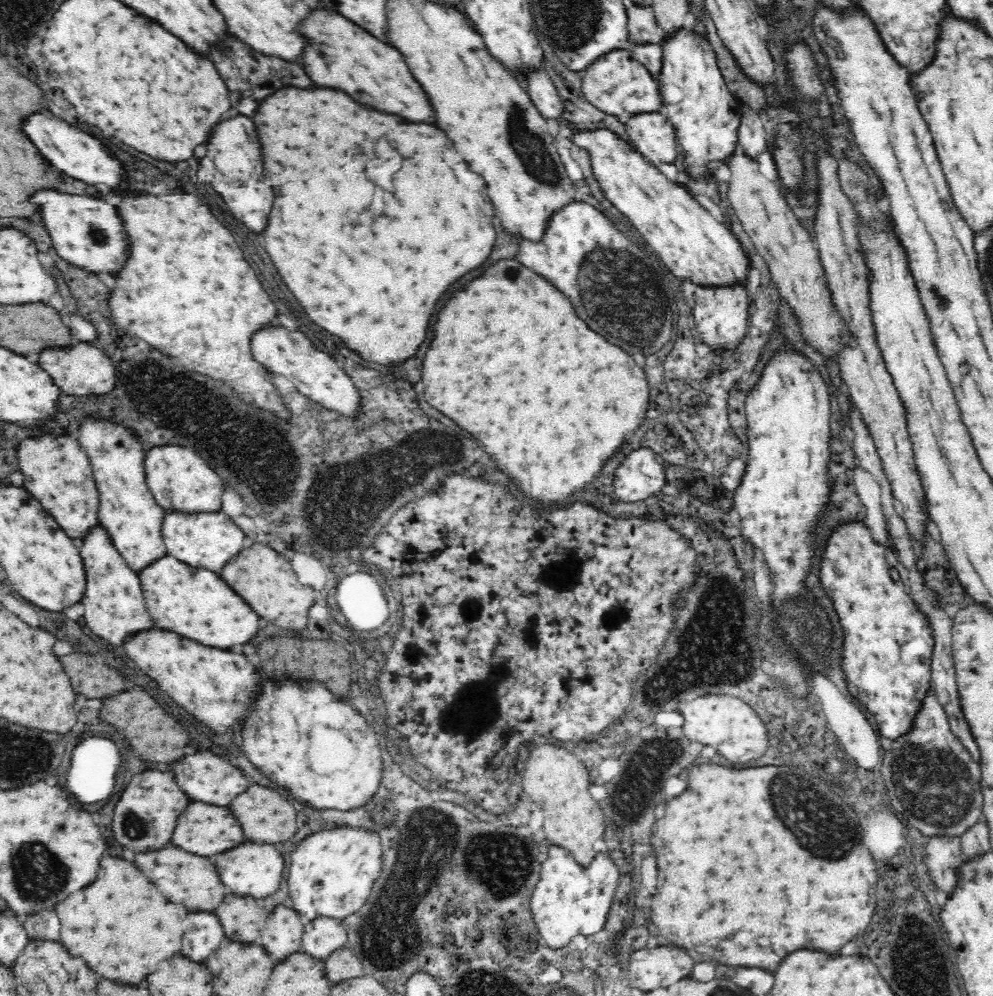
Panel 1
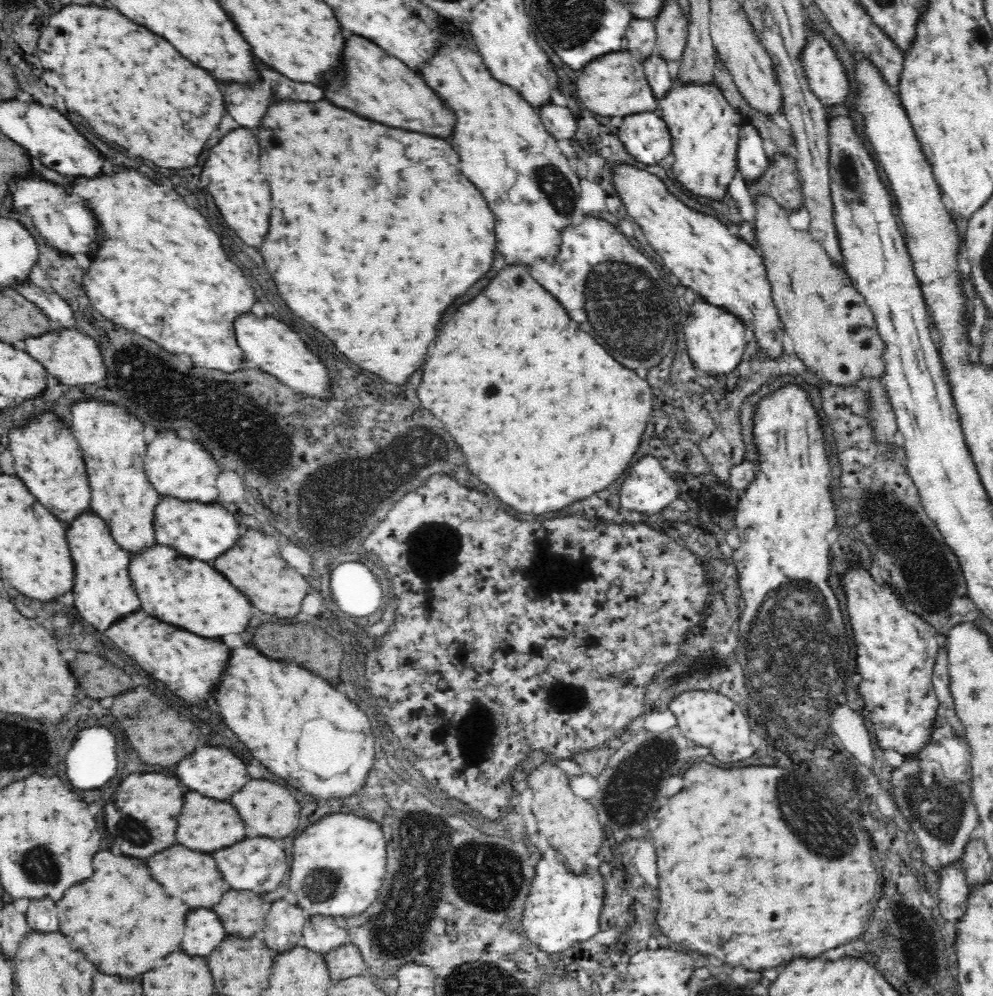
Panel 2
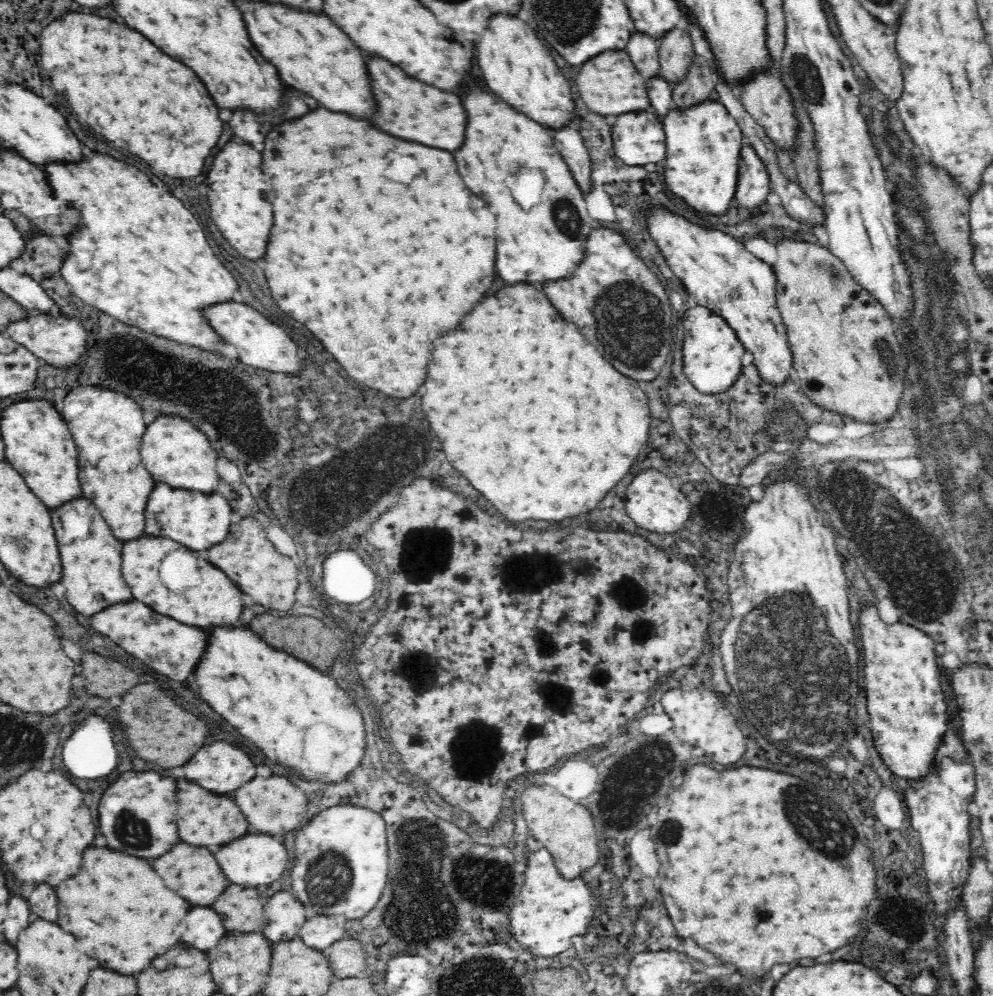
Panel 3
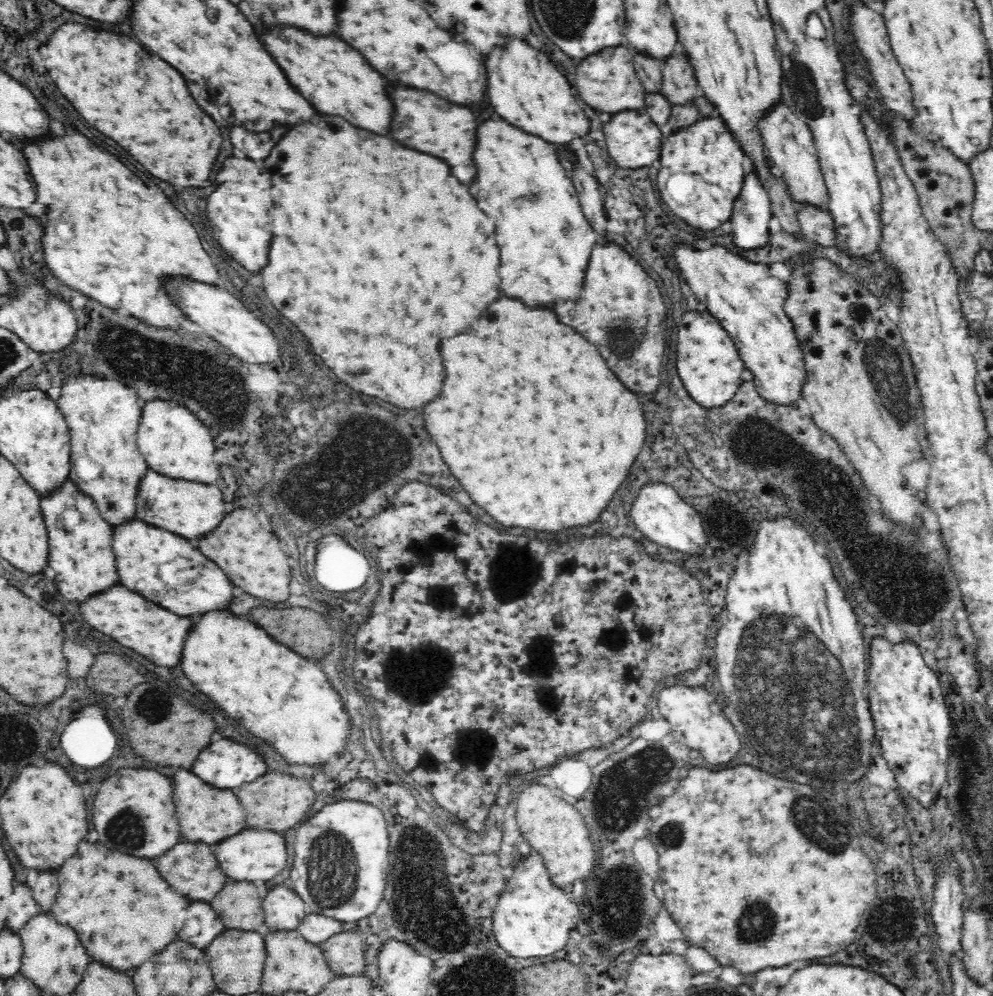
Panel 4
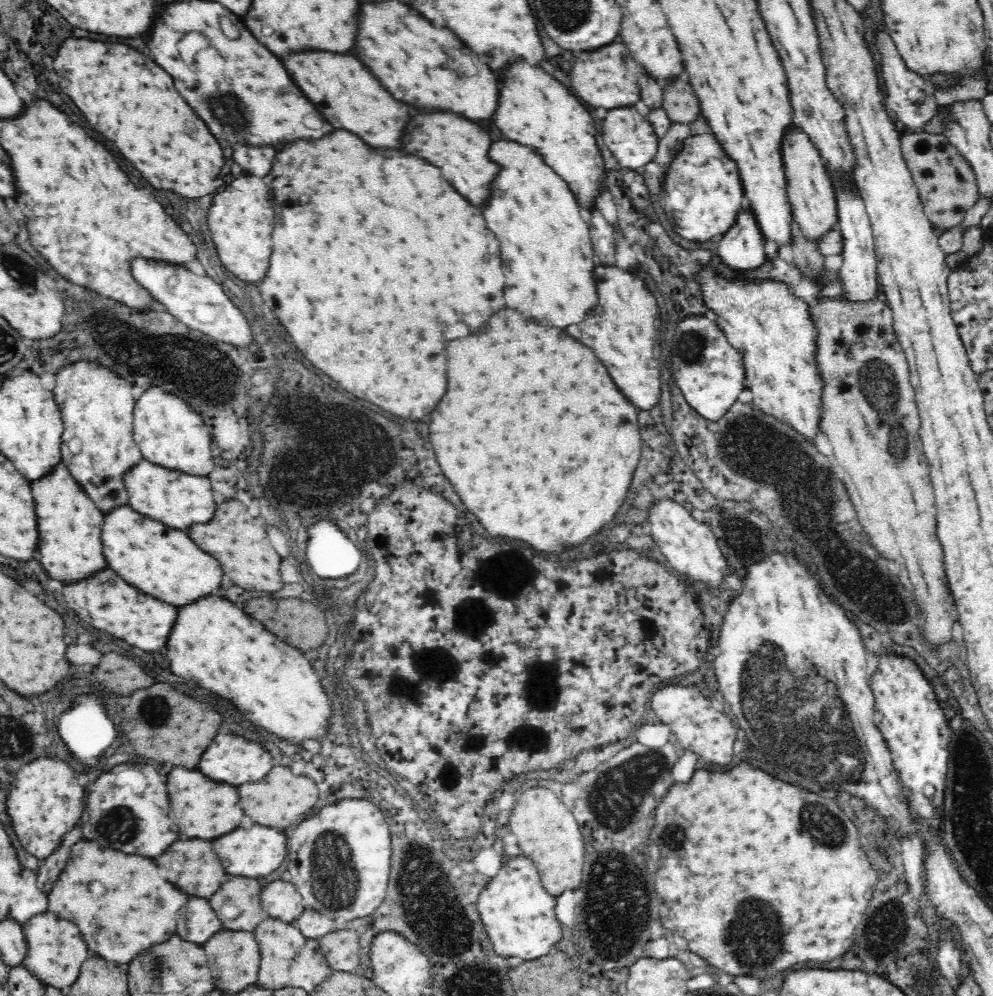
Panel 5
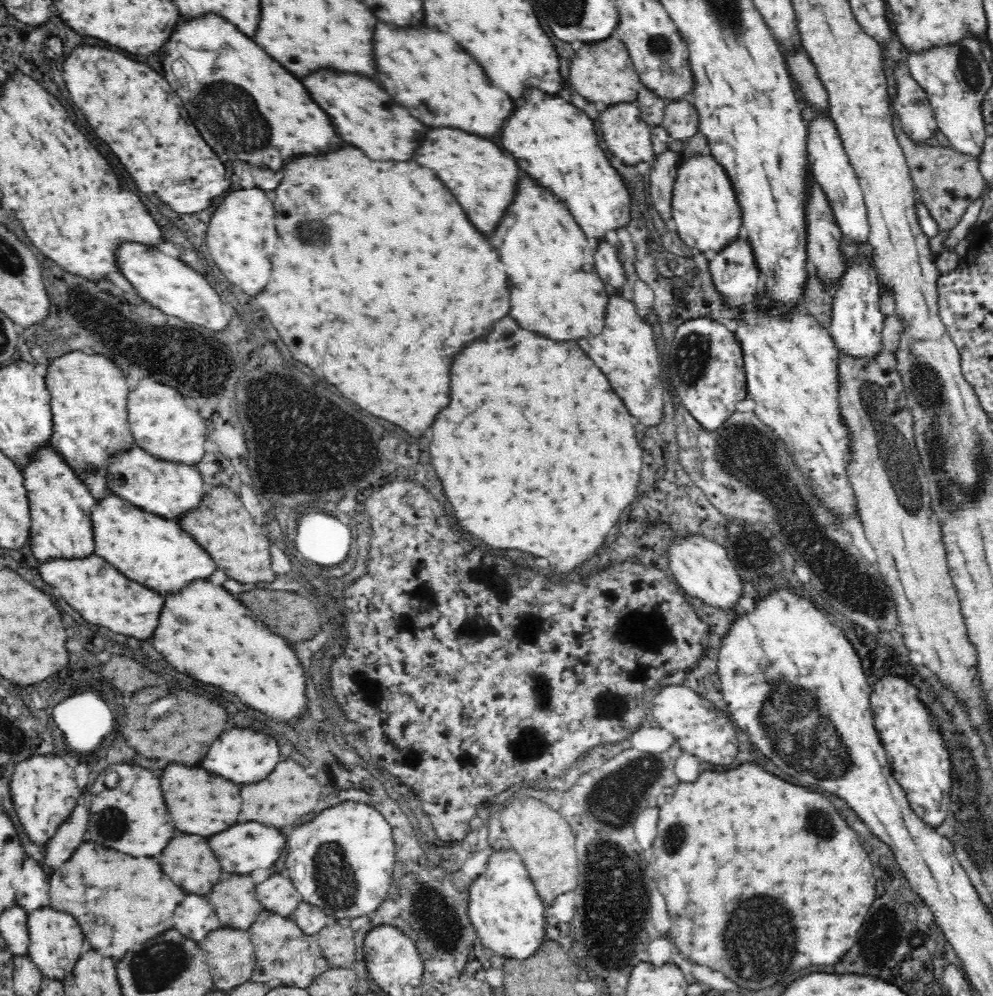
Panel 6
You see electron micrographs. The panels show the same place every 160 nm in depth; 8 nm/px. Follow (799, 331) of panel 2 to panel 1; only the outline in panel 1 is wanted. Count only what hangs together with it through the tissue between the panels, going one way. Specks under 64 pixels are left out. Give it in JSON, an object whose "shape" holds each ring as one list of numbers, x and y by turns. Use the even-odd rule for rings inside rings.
{"shape":[[740,145,724,161,730,170,728,178,728,198,740,220,745,233,753,242,760,256,766,259,772,281,776,283,780,296,786,299,806,342,820,351,828,360,835,360,843,345,839,334,846,328,837,316,837,310,831,306,823,266,812,235,800,224,782,194,782,187,777,181,766,178,760,172,760,164,749,156]]}

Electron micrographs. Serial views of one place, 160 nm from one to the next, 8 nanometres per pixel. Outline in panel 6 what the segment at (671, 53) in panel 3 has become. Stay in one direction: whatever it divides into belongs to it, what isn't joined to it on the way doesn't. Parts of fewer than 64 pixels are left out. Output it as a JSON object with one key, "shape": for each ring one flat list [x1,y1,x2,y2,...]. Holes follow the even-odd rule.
{"shape":[[682,97,671,100,665,108,662,125,675,140,689,139,699,130,699,116,692,100]]}

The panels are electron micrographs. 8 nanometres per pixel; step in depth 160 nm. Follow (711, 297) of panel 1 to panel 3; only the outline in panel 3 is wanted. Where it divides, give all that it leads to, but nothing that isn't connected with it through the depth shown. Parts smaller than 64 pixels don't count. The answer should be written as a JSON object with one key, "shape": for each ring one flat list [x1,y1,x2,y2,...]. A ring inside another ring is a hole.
{"shape":[[697,305,684,313,682,320,683,334,683,370,690,382,701,392,728,390,740,375,742,358,746,352,736,331,730,327,726,319,714,314,709,308]]}

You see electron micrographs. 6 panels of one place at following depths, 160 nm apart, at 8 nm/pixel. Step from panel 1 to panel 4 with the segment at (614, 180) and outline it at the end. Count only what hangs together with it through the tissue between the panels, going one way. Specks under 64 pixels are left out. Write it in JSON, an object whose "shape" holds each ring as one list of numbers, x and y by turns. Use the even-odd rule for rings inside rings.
{"shape":[[674,242,672,250,690,290,732,337,745,369,753,374,758,393,770,402,796,403,802,393,806,369,794,327,782,306,787,284,774,277,766,264,750,261,724,244,702,250,690,242]]}

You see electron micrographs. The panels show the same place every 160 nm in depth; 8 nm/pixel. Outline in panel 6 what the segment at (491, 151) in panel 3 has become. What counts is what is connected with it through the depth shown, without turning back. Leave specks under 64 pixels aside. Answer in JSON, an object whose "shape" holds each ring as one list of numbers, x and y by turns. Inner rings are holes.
{"shape":[[520,170,514,182,514,198,492,232,504,264,508,266,510,314,526,330,538,330,548,338,576,340,582,334,602,330,607,303,606,283,596,272,593,241,578,225,564,199]]}

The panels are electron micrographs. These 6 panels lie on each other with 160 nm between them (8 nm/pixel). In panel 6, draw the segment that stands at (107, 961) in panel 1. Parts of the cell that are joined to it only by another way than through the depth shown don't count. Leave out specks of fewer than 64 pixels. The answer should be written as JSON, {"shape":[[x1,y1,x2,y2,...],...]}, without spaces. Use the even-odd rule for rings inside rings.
{"shape":[[82,842,74,856,50,878,50,906,72,914,92,948,108,958,124,958,134,944,144,944,174,926,174,910,186,892,172,884,154,858,132,858,122,852]]}

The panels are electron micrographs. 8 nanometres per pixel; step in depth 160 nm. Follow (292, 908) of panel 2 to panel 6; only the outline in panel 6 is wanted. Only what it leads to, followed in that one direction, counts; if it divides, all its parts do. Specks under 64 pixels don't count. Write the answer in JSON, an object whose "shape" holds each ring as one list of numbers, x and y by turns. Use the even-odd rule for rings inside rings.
{"shape":[[280,874,270,876,264,884,258,884,258,900,266,910,272,910,284,918,292,916,294,910,303,902,303,898,296,892,294,883]]}

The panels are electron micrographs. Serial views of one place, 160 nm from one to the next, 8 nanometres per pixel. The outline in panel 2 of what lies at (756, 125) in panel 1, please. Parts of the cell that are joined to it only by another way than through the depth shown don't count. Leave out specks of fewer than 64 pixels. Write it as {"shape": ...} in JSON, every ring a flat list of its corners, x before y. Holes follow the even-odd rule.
{"shape":[[750,122,741,126,737,148,737,168,748,183,755,181,768,166,769,155,764,148,764,137]]}

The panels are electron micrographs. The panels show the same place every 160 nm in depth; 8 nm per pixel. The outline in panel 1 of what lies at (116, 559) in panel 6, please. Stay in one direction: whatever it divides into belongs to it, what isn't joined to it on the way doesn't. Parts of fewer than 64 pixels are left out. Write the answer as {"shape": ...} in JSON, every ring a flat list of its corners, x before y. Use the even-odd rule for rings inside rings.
{"shape":[[167,554,138,576,148,612,158,630,174,632,202,646,222,650,230,650,236,644,248,644,258,634,258,616,216,574,194,570]]}

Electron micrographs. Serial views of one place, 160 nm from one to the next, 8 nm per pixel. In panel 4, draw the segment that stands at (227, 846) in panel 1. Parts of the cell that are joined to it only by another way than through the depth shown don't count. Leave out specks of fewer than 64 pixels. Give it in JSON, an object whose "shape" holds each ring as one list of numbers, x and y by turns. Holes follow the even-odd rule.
{"shape":[[180,770,174,776,174,804,176,818,180,822,180,832,188,842,216,844,246,828,246,816,238,798,230,790,214,790,212,786,206,786,192,772]]}

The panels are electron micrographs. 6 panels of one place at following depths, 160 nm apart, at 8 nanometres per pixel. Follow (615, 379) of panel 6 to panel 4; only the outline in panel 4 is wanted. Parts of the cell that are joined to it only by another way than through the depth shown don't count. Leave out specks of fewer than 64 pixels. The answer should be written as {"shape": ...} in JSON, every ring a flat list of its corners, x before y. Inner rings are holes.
{"shape":[[599,241,594,244,590,264,584,272,584,284,582,284,582,296,578,300,568,302,556,302,554,306,560,322,566,322,574,326,586,340,594,342,598,346,600,354,606,358,608,366,630,386,630,390,638,390,640,396,644,392,652,392,659,386,660,368,666,352,666,306,662,302,660,290,656,282,652,280,638,263,638,258,633,258,620,244,614,242]]}

